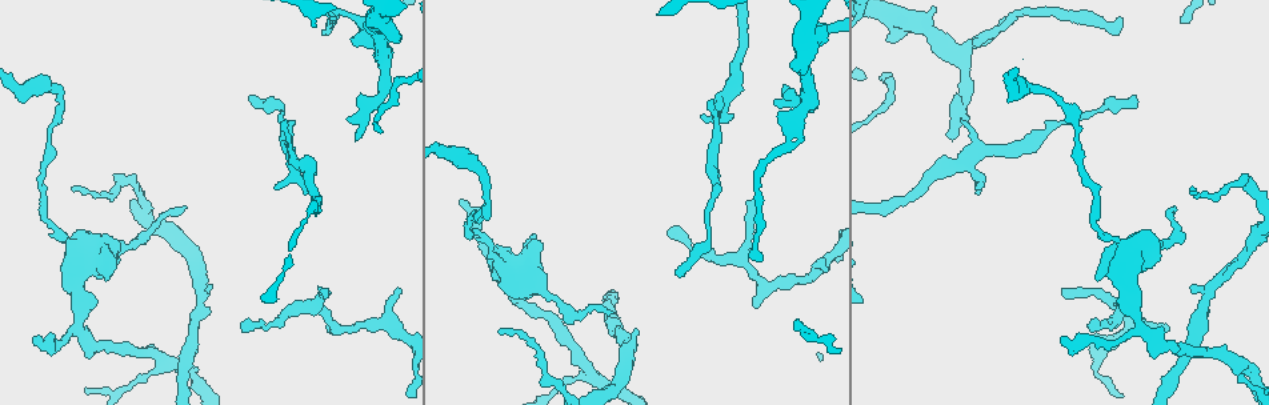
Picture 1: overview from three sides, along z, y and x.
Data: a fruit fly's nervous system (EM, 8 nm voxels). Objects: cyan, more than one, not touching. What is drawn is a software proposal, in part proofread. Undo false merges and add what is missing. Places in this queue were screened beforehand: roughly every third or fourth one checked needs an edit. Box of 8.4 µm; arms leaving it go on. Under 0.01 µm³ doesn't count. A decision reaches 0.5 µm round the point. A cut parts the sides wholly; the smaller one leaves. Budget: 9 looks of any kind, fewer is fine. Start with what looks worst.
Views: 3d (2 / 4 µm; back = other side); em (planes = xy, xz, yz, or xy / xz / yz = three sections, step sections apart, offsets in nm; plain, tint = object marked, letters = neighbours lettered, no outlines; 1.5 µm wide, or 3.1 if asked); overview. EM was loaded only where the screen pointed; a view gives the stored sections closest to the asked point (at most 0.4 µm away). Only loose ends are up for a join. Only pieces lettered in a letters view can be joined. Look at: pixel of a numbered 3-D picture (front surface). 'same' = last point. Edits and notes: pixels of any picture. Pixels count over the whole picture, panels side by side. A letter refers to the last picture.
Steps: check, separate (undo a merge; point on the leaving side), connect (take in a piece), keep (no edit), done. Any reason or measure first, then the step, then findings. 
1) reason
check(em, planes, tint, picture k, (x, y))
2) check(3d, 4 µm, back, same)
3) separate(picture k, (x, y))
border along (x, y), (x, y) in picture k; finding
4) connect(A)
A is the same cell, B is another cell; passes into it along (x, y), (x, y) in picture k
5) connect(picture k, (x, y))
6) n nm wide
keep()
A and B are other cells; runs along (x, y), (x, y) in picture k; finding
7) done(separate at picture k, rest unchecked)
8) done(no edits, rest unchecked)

branch stops here
check(3d, 2 µm, picture 1, (530, 238))

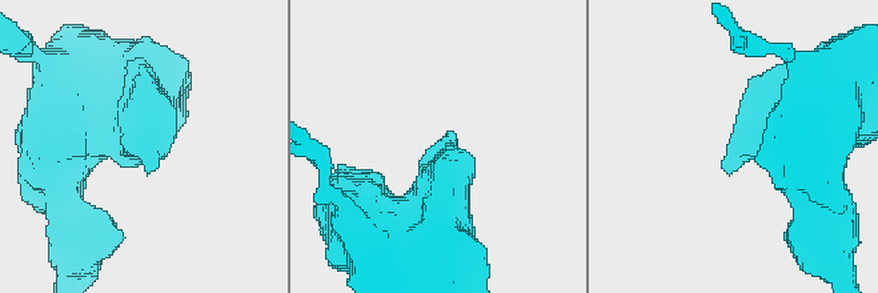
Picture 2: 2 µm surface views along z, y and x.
check(em, planes, letters, picture 2, (443, 138))

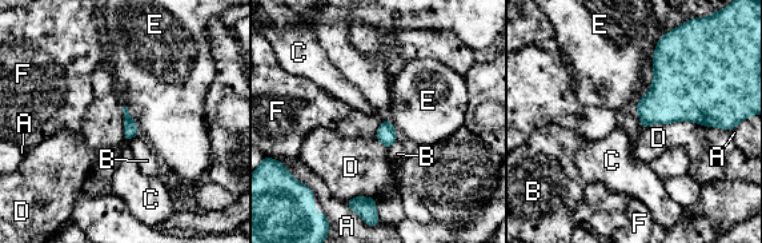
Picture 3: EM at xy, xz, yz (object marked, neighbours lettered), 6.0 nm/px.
keep()
A, B, C, D, E and F are other cells; none of them fits

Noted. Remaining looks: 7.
check(3d, 4 µm, picture 1, (749, 202))

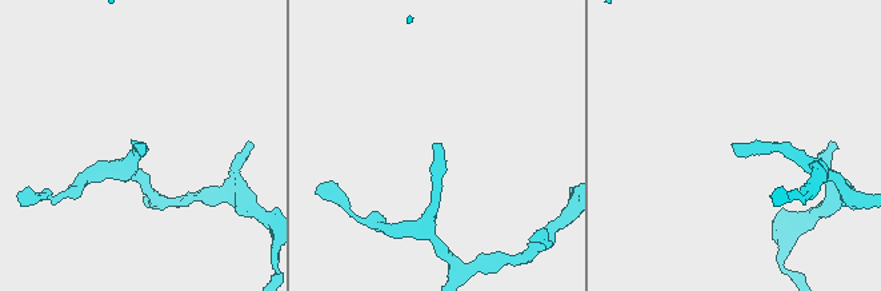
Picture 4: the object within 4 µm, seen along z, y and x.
check(em, xy, step 4, tint, picture 4, (732, 143))

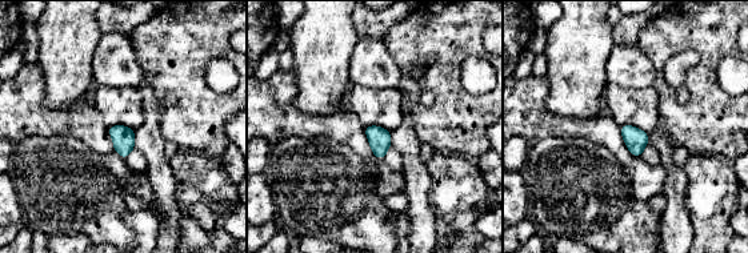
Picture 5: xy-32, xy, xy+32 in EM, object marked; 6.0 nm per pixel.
check(em, yz, step 4, letters, same)

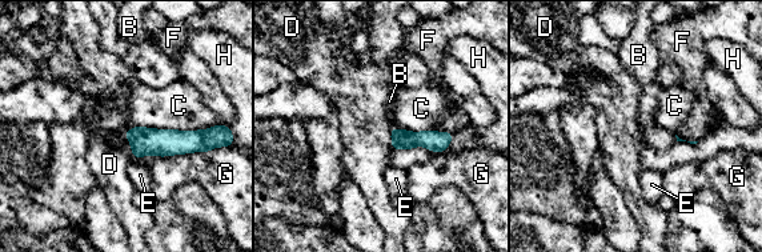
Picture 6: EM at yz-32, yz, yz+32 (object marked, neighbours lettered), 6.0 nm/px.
keep()
B, C, D, E, F, G and H are other cells; runs along (128, 135), (143, 140), (204, 140) in picture 6; no lettered piece goes on from it

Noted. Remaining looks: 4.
tapers out
check(3d, 4 µm, picture 1, (670, 231))

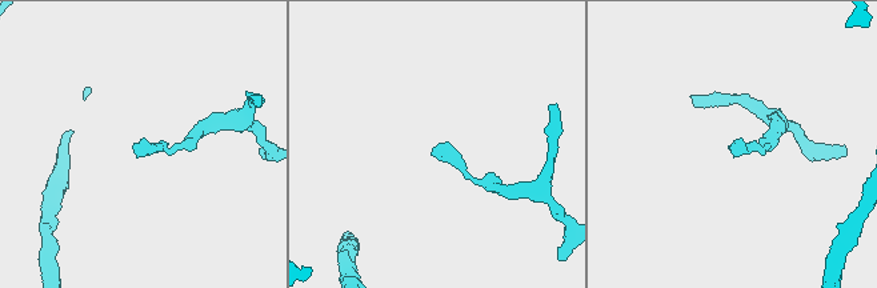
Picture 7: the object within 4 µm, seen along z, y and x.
shape alone is not enough
check(em, planes, letters, picture 7, (737, 154))

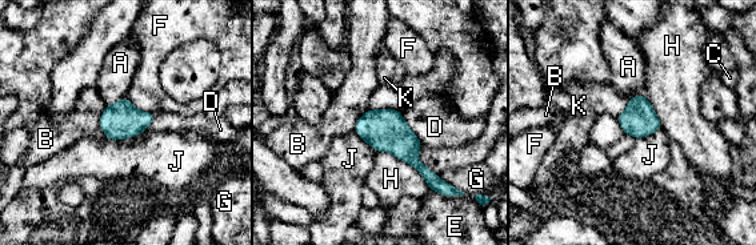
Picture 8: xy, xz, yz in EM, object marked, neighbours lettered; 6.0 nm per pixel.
keep()
A, B, C, D, E, F, G, H, J and K are other cells; border along (660, 127), (636, 139) in picture 8; no lettered piece goes on from it

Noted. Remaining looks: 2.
a fork
check(em, xz, step 4, tint, picture 1, (390, 326))

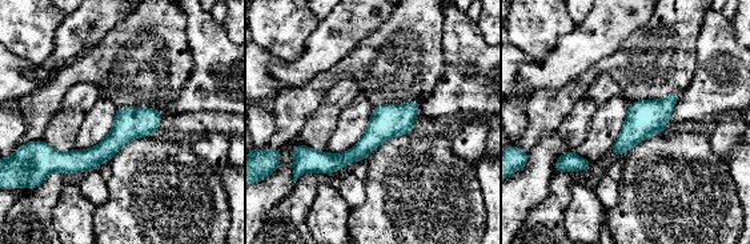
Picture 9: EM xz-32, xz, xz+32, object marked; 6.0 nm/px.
what lies round it
check(em, xz, step 4, letters, same)

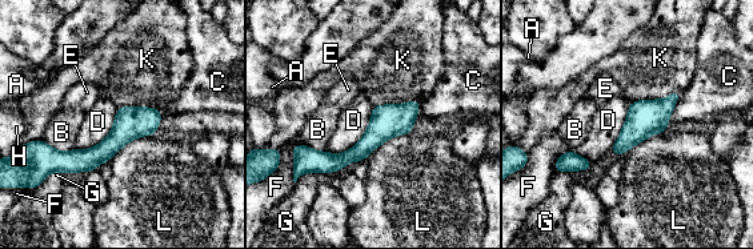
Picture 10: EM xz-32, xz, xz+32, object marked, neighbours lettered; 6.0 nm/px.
keep()
A, B, C, D, E, F, G, H, K and L are other cells; border along (375, 105), (352, 147), (324, 152) in picture 10; continuous, no second cell

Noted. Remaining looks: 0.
done(no edits, rest unchecked)

